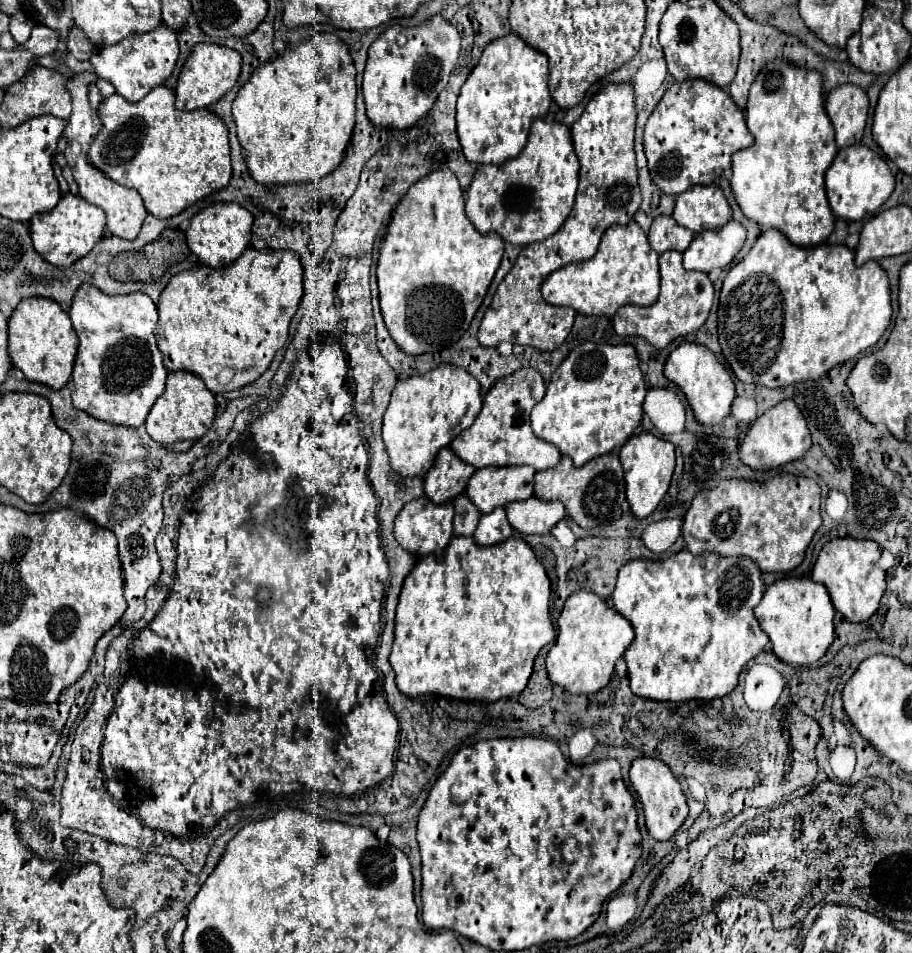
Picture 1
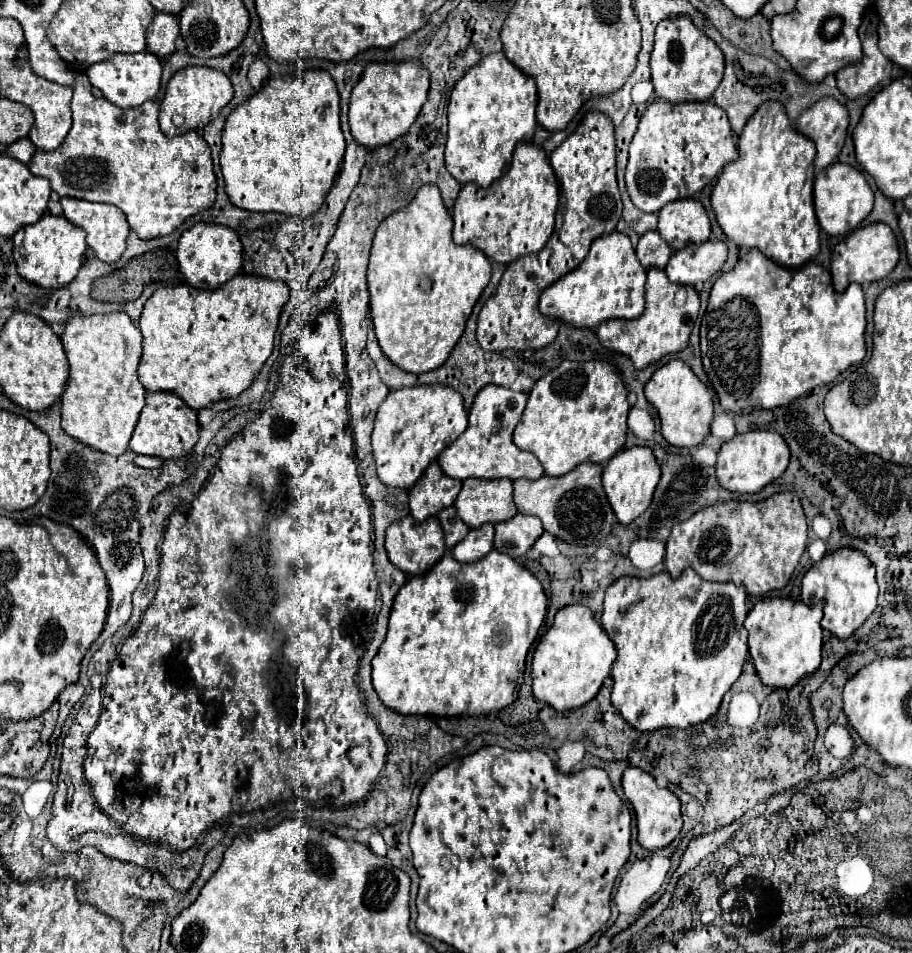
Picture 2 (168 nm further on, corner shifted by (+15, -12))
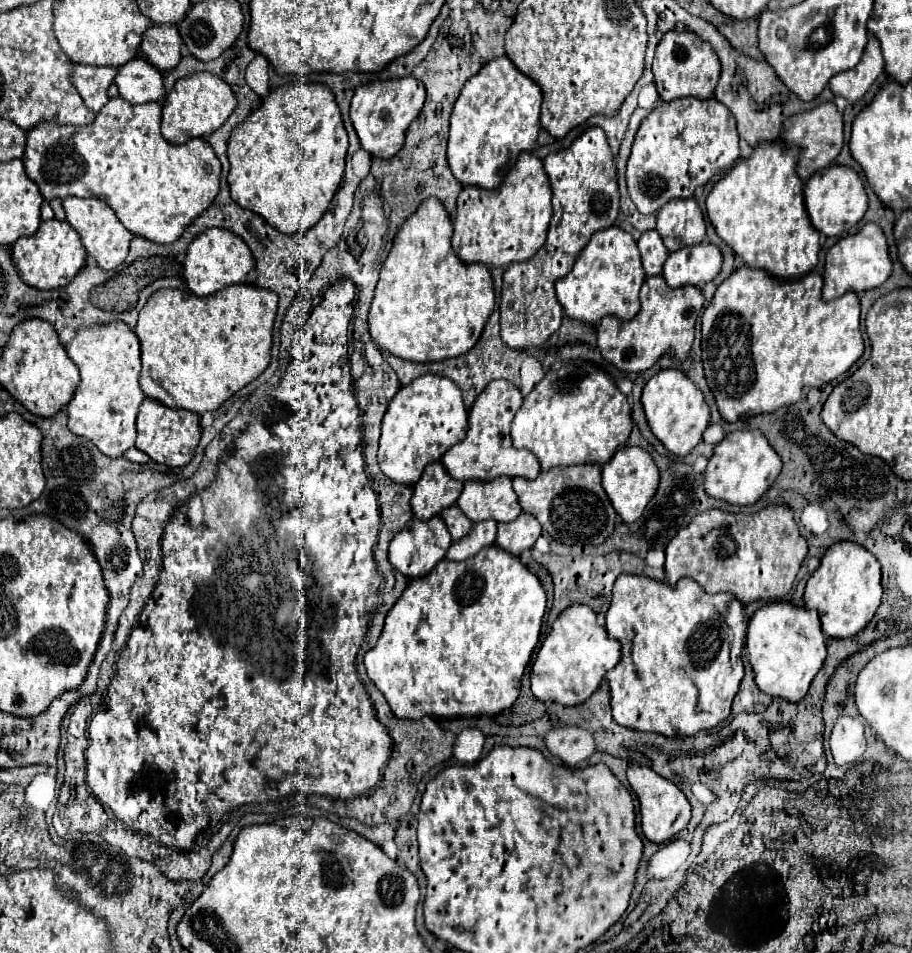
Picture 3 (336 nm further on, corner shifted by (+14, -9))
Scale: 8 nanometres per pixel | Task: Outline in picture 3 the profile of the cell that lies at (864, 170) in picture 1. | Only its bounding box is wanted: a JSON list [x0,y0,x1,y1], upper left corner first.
[804,165,868,237]

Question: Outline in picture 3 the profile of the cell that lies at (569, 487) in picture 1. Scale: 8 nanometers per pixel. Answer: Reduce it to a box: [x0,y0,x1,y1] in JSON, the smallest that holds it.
[514,465,616,545]

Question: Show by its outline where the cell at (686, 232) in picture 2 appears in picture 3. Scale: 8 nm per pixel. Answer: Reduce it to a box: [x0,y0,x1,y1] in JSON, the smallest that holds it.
[658,199,706,251]

